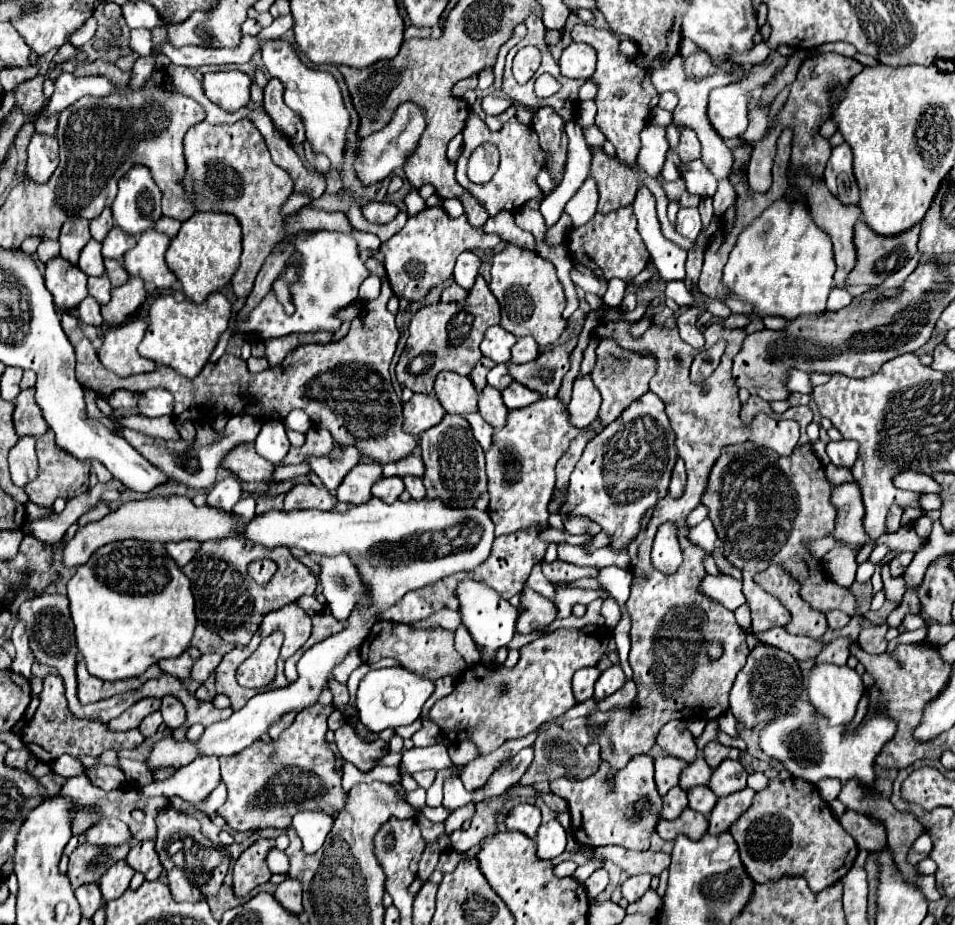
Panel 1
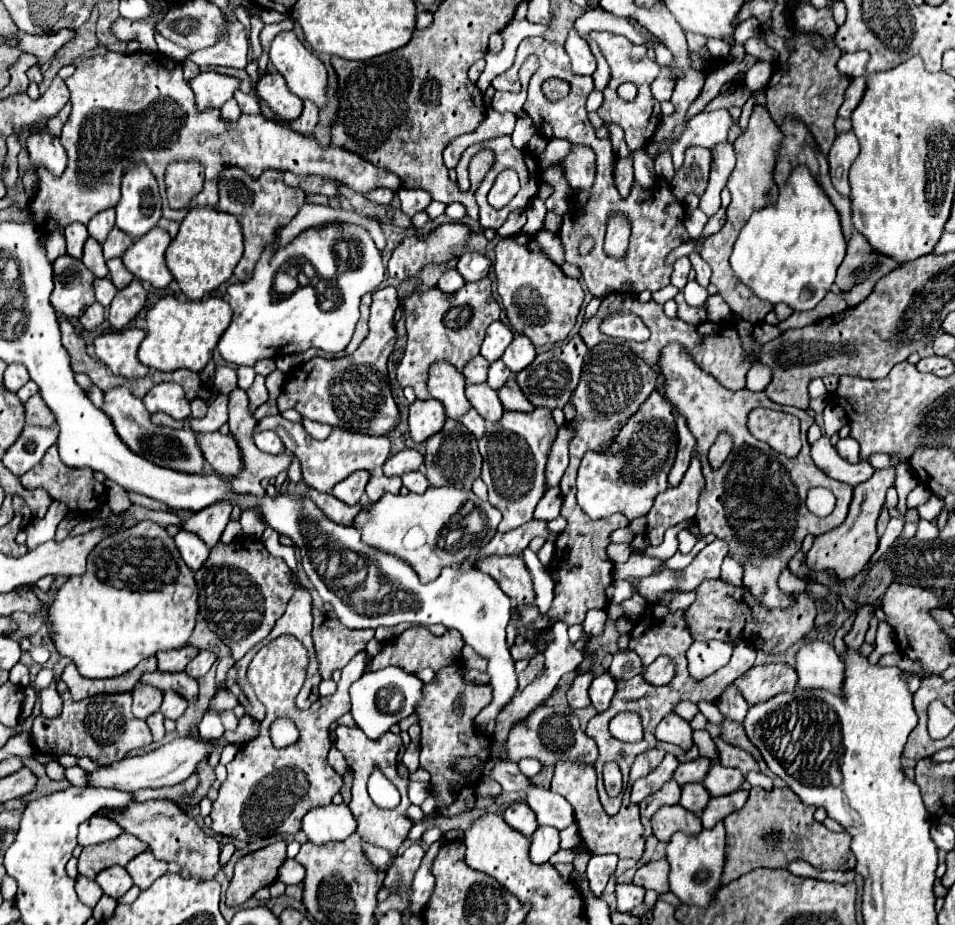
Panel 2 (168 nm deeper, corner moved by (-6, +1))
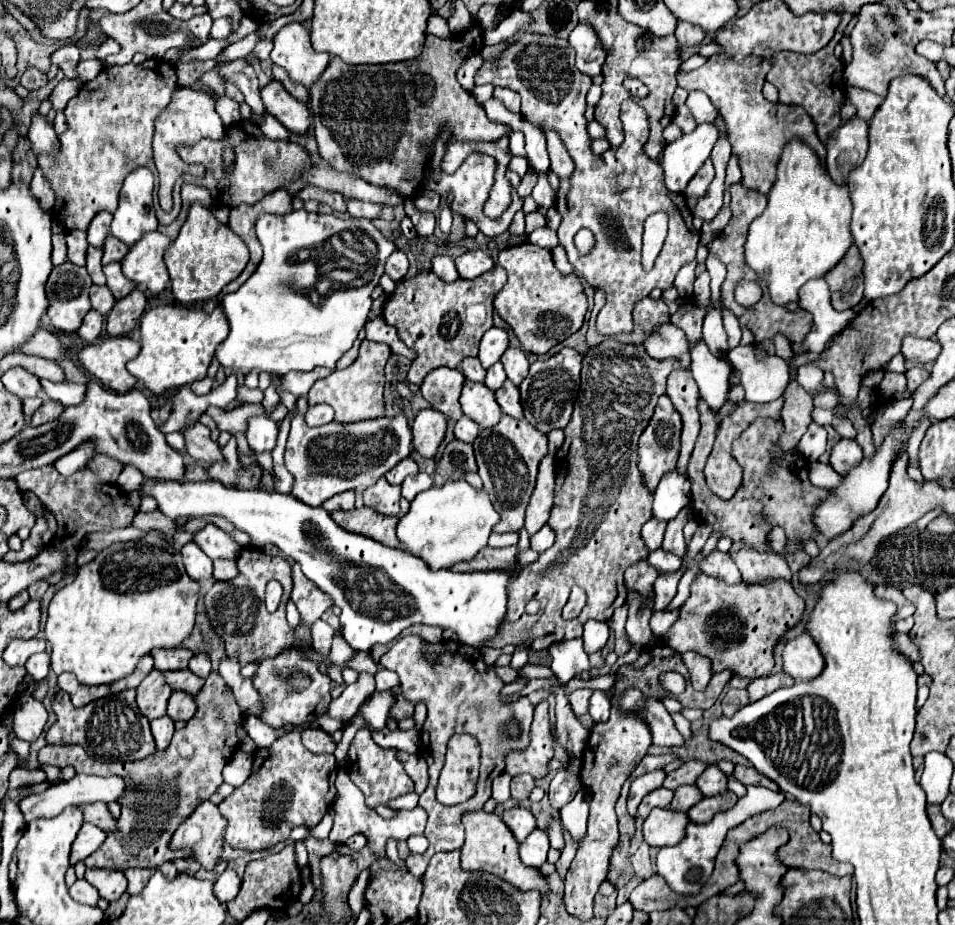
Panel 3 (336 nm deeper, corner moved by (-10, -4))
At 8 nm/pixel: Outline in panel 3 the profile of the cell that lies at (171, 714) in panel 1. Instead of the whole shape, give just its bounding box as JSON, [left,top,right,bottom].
[167,690,197,720]

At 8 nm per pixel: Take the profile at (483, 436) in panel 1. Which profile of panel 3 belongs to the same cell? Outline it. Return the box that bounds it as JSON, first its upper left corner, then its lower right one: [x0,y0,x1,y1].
[455,416,479,444]

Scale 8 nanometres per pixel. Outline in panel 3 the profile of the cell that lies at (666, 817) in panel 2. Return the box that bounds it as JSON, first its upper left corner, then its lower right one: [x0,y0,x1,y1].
[643,808,689,846]

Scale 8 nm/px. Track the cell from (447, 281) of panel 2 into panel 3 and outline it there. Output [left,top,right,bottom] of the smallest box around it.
[431,256,459,282]

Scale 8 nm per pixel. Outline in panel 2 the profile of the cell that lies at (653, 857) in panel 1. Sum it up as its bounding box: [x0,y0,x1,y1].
[633,861,669,893]

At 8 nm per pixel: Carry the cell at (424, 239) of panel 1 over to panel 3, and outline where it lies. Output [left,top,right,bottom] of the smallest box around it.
[385,250,409,282]

